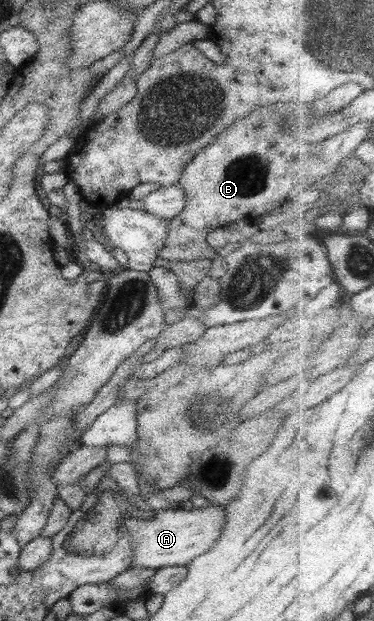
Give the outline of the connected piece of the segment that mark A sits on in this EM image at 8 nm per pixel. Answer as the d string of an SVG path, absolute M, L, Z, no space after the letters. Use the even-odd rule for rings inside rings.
M212 504L212 507L192 511L184 511L182 508L176 511L158 510L150 520L128 516L124 522L134 539L129 569L142 567L158 571L172 565L187 566L192 559L210 550L220 538L226 522L225 507Z

